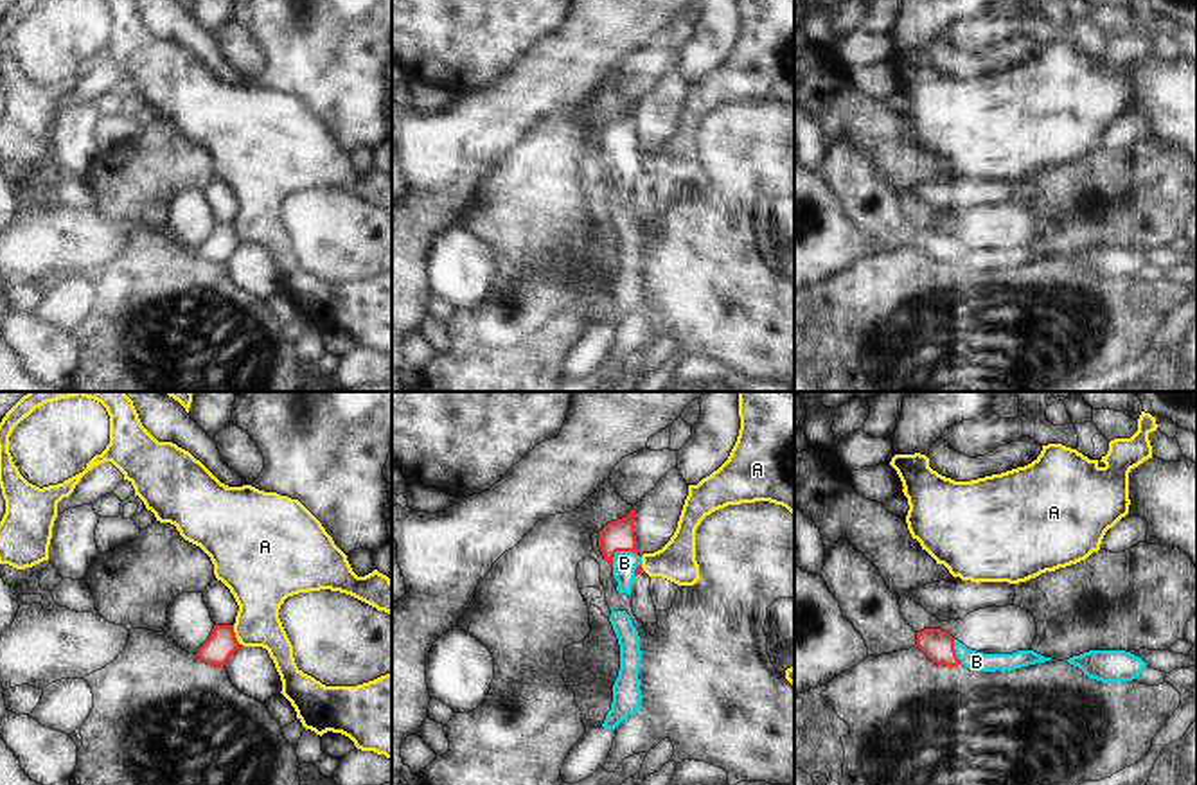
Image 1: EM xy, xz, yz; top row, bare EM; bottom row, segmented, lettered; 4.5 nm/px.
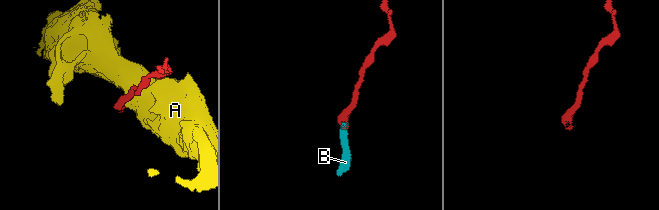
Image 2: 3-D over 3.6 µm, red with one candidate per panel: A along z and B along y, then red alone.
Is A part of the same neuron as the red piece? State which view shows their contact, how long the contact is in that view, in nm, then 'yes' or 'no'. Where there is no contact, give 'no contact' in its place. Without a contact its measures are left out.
xy | 90 nm | no

